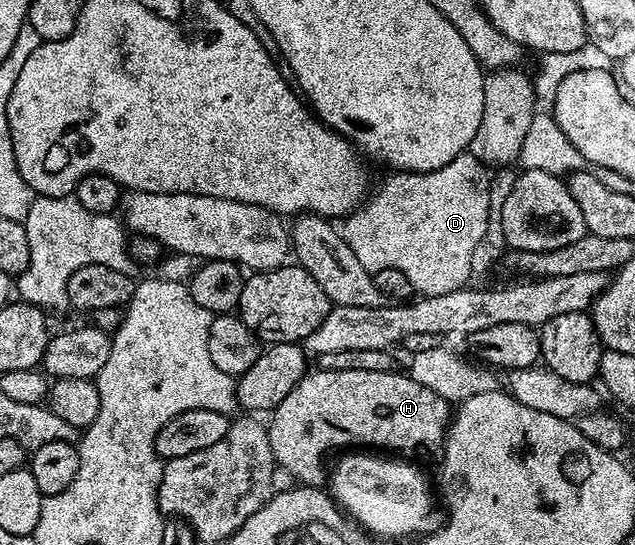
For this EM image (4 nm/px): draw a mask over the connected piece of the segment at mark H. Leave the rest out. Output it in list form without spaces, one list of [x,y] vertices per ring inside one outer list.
[[[319,369],[311,370],[299,383],[294,386],[292,393],[288,393],[288,397],[284,397],[284,401],[280,401],[280,405],[274,408],[268,419],[268,430],[270,432],[270,444],[272,445],[272,453],[274,454],[275,464],[284,469],[288,469],[288,473],[292,473],[292,477],[299,484],[321,488],[328,479],[328,467],[326,469],[326,454],[329,451],[341,452],[343,449],[378,449],[374,447],[383,447],[383,452],[394,453],[390,451],[399,451],[399,456],[410,457],[406,455],[422,455],[425,451],[430,451],[434,446],[437,448],[443,442],[446,429],[450,425],[452,418],[451,404],[446,402],[444,397],[440,397],[436,393],[432,393],[432,389],[424,389],[424,385],[420,385],[415,379],[410,378],[409,374],[402,373],[397,375],[397,370],[391,369],[384,372],[334,372],[321,371]]]

